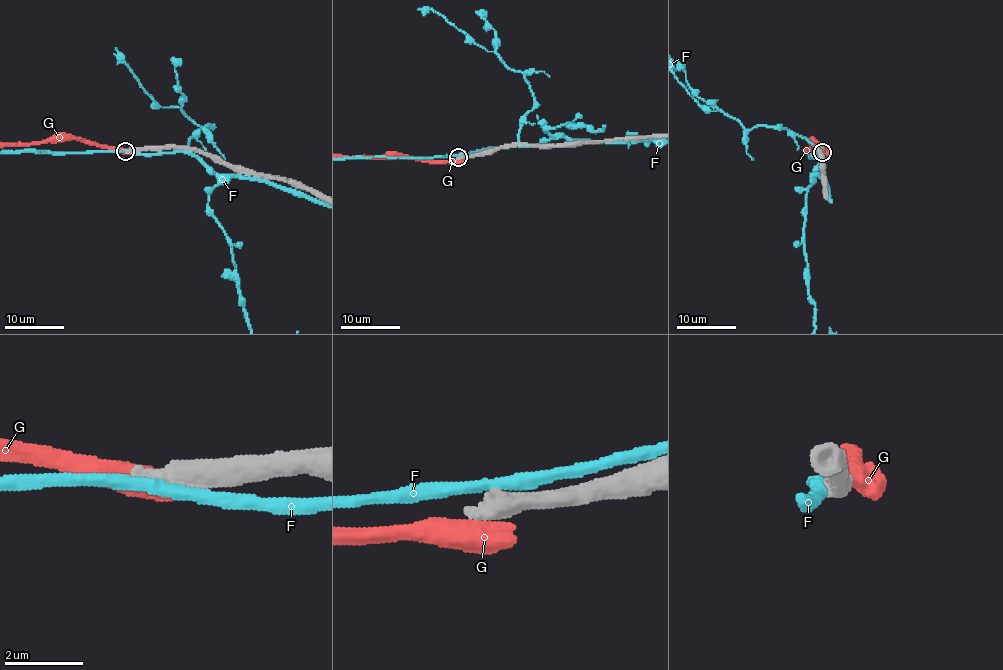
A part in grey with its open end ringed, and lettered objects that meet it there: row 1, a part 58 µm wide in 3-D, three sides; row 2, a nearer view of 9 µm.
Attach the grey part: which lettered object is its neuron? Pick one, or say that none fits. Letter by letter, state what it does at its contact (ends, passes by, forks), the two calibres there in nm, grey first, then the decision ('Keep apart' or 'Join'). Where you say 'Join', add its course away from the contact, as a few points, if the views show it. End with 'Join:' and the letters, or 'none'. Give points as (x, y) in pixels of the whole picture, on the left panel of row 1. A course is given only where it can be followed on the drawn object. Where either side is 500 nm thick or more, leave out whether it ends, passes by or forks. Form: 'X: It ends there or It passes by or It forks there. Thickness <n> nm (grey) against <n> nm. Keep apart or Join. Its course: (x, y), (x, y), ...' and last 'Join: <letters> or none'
F: Thickness 700 nm (grey) against 320 nm. Keep apart
G: Thickness 650 nm (grey) against 700 nm. Keep apart
Join: none

